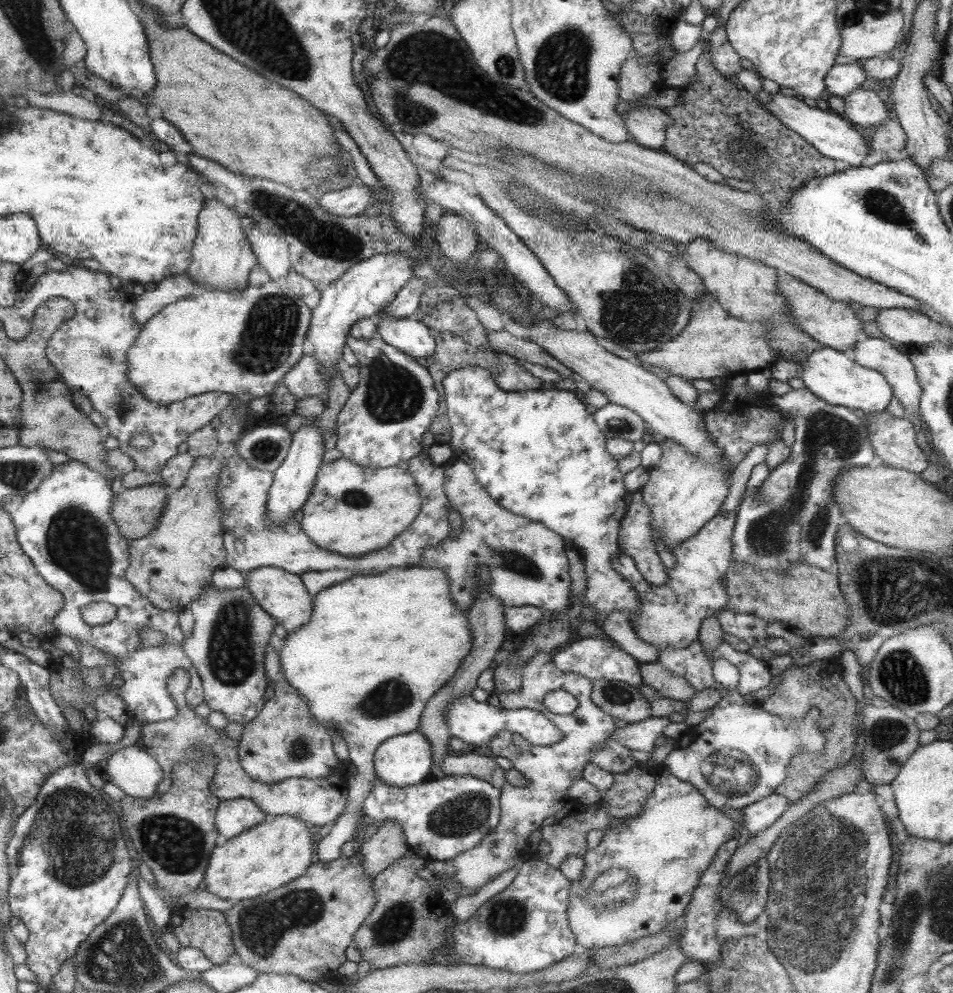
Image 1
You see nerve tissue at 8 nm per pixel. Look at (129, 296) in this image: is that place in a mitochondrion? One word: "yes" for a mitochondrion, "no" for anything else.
no

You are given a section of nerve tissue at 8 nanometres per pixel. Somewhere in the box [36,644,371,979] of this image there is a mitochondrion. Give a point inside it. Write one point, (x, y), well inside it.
(261, 925)

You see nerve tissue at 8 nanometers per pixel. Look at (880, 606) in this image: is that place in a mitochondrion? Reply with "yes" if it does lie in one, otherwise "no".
yes

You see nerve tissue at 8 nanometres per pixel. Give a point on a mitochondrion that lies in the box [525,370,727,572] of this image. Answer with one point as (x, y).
(619, 426)

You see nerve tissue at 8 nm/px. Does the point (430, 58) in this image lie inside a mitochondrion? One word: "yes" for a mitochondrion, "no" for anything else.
yes

